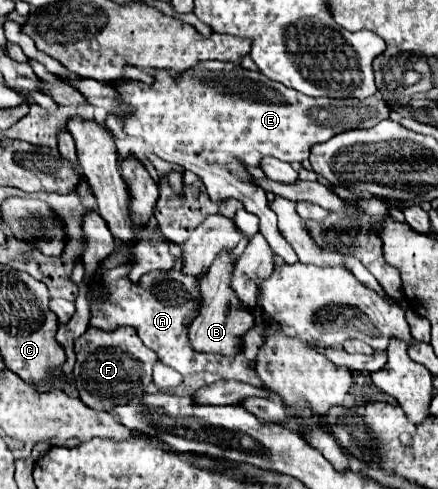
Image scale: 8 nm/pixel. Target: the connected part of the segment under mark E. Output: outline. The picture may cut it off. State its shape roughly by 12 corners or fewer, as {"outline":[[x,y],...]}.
{"outline":[[207,61],[117,89],[125,133],[199,175],[295,251],[245,167],[389,119],[367,99],[307,97]]}

